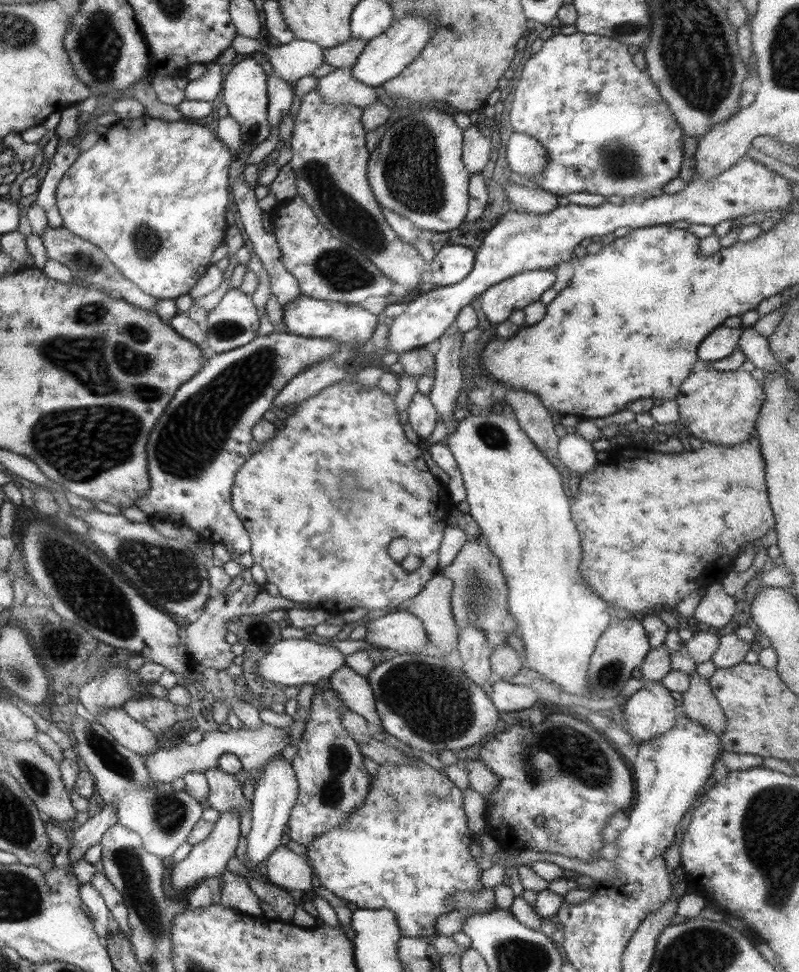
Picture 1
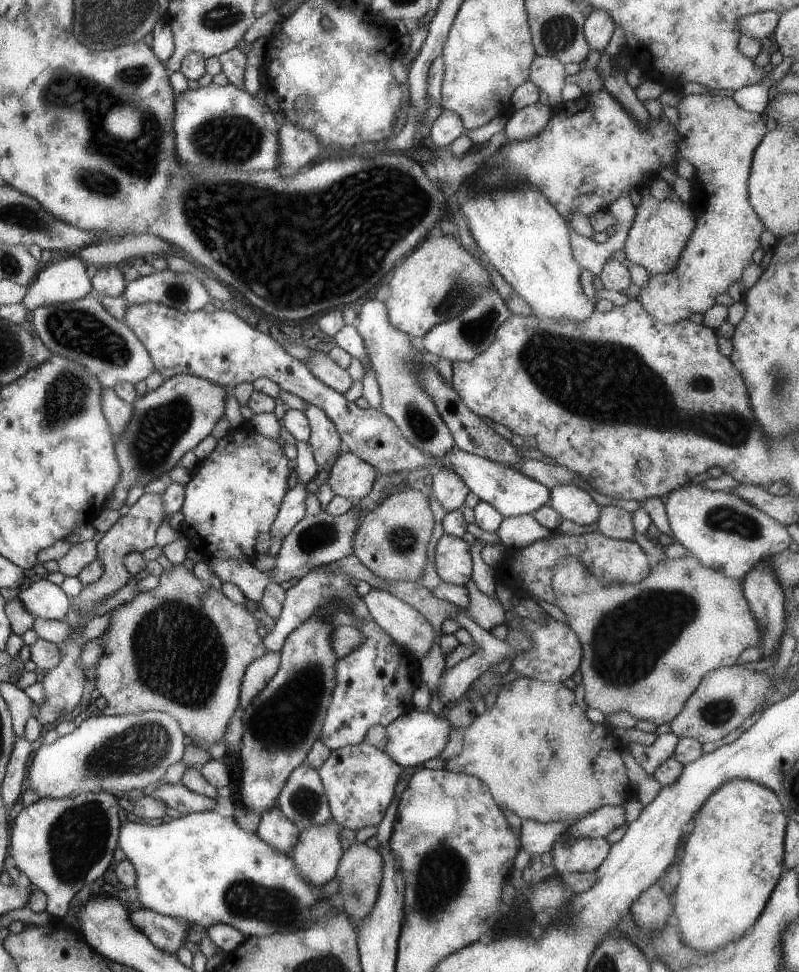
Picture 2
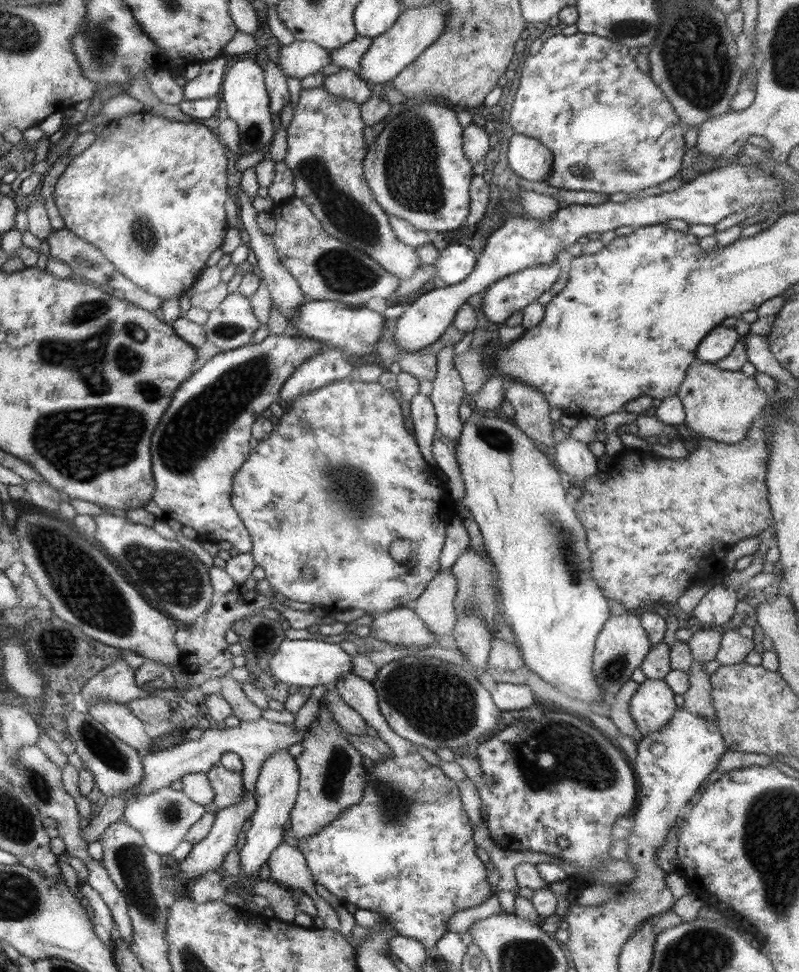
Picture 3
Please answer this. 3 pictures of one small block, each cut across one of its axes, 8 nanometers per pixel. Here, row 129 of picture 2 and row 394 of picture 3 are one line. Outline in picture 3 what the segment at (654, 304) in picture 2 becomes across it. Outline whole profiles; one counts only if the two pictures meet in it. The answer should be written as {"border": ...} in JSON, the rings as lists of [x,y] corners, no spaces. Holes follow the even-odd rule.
{"border":[[[697,359],[689,365],[676,396],[683,404],[683,424],[687,428],[698,433],[701,438],[730,445],[737,444],[745,437],[753,419],[761,414],[765,405],[771,403],[771,396],[757,385],[753,376],[747,376],[741,371],[723,370],[713,363]]]}

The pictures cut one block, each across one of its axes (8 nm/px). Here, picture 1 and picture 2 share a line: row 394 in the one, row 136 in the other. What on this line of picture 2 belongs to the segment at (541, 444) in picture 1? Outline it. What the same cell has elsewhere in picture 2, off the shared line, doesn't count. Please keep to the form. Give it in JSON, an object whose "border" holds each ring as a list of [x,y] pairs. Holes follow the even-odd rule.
{"border":[[[533,103],[508,114],[503,132],[508,142],[533,138],[545,128],[553,108]]]}

